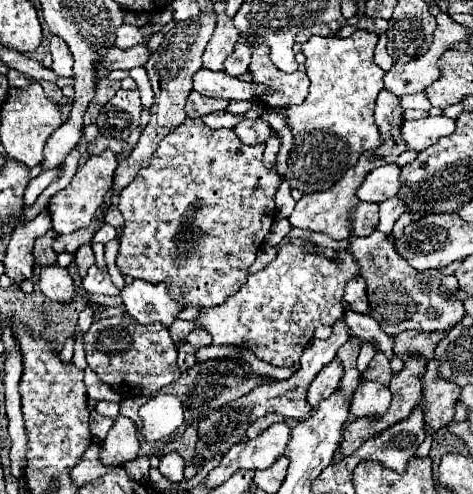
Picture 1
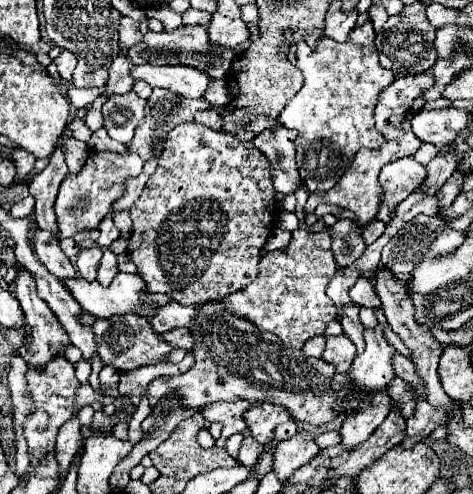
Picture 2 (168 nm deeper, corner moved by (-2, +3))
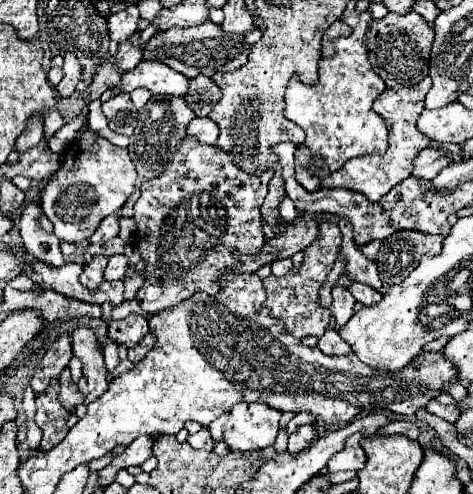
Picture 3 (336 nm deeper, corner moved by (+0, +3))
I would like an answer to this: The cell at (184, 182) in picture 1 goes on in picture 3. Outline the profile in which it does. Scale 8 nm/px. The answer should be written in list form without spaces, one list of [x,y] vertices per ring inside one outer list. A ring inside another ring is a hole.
[[[185,137],[179,149],[173,153],[173,159],[167,163],[167,169],[141,185],[141,197],[133,205],[133,219],[137,223],[137,249],[145,261],[145,283],[137,291],[137,301],[143,311],[157,313],[169,307],[179,305],[189,299],[193,293],[215,295],[221,289],[221,279],[225,273],[235,271],[239,259],[235,253],[247,253],[255,257],[265,243],[261,231],[261,205],[267,195],[267,185],[273,177],[273,169],[261,169],[259,173],[247,173],[231,161],[231,153],[217,149],[213,145],[203,145],[195,137]]]

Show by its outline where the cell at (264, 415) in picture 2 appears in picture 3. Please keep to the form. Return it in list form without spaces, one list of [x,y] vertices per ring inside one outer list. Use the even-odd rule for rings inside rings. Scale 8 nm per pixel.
[[[239,403],[225,423],[223,441],[231,451],[255,451],[273,445],[279,433],[281,411],[263,403]]]

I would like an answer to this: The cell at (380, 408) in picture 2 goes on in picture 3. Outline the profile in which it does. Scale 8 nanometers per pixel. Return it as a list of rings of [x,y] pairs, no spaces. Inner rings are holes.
[[[353,433],[347,441],[345,441],[345,449],[335,453],[329,463],[327,463],[327,469],[331,473],[335,471],[347,471],[347,469],[353,469],[353,471],[359,471],[363,465],[365,465],[365,451],[361,449],[361,441],[365,439],[363,433]]]

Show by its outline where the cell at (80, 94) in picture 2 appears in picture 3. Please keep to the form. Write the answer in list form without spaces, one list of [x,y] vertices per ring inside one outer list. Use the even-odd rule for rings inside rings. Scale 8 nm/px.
[[[141,61],[133,71],[121,75],[119,85],[105,91],[100,100],[108,101],[112,97],[113,89],[121,89],[125,93],[135,91],[137,87],[147,87],[153,95],[177,95],[185,97],[189,89],[189,79],[183,73],[157,63],[157,61]]]

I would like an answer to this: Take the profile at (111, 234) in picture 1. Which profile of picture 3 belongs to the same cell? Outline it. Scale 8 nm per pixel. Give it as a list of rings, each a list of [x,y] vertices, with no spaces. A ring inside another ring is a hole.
[[[109,215],[105,221],[101,221],[99,229],[91,235],[91,243],[99,243],[99,241],[109,241],[113,237],[117,237],[119,233],[119,225],[117,225],[117,215]]]

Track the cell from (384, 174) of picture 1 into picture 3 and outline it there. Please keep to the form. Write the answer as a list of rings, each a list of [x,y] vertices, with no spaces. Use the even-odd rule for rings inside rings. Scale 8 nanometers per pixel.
[[[427,147],[427,149],[423,149],[423,151],[415,157],[411,177],[433,179],[443,167],[447,167],[447,157],[445,157],[445,153]]]

